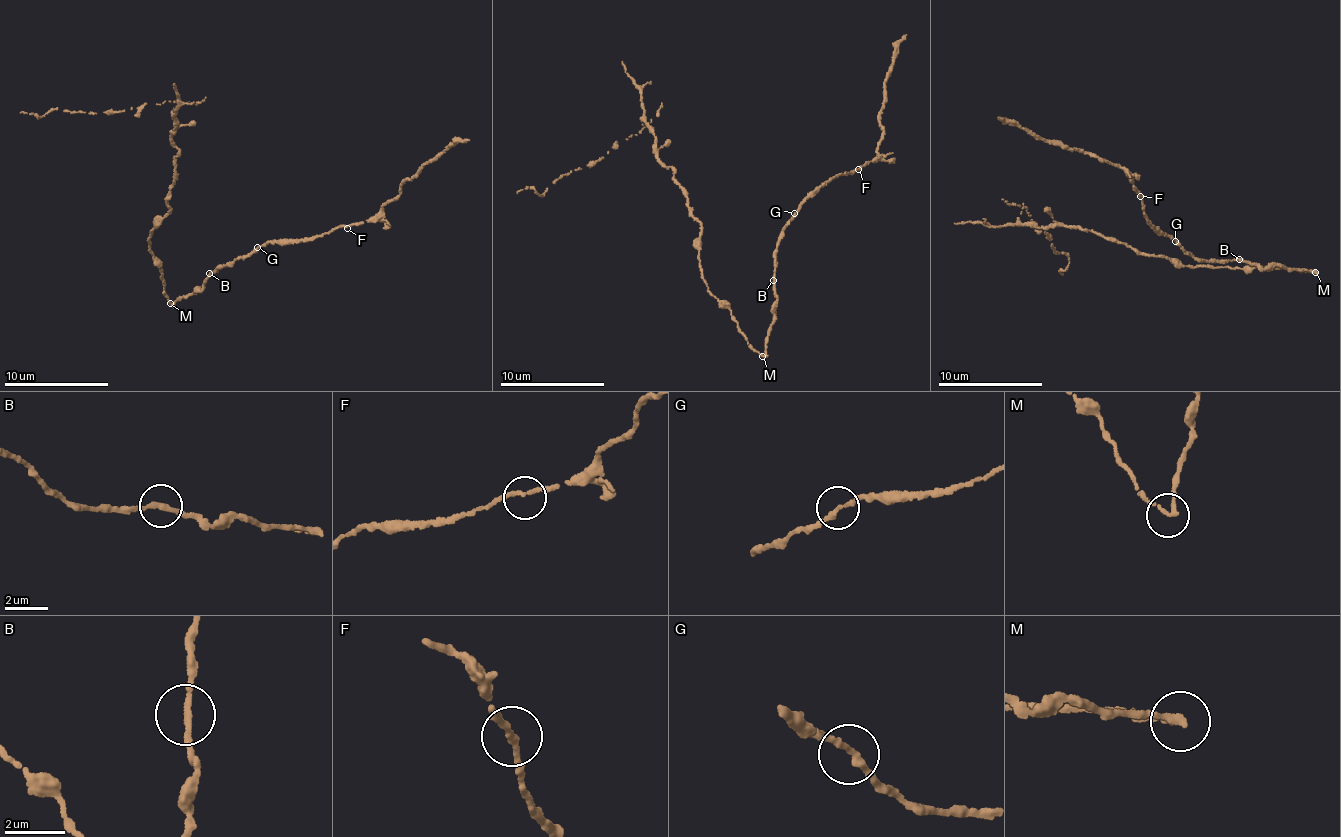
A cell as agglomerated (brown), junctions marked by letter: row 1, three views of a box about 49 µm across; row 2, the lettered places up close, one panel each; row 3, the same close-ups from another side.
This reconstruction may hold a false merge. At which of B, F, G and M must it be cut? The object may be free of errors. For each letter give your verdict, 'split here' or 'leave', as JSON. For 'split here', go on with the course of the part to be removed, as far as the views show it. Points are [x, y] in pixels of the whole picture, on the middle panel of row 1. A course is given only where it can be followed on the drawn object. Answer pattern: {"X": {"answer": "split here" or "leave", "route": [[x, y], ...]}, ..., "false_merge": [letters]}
{"B": {"answer": "leave"}, "F": {"answer": "leave"}, "G": {"answer": "leave"}, "M": {"answer": "split here", "route": [[763, 357], [709, 291], [700, 222], [657, 156], [647, 122], [544, 194], [517, 193]]}, "false_merge": ["M"]}

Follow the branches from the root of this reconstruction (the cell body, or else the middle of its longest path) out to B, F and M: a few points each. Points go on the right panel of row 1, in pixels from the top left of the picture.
B: (1282, 269), (1314, 271), (1269, 264), (1264, 267), (1239, 259)
F: (1282, 269), (1314, 271), (1191, 256), (1144, 215), (1140, 196)
M: (1282, 269), (1294, 267), (1309, 273), (1316, 271)

